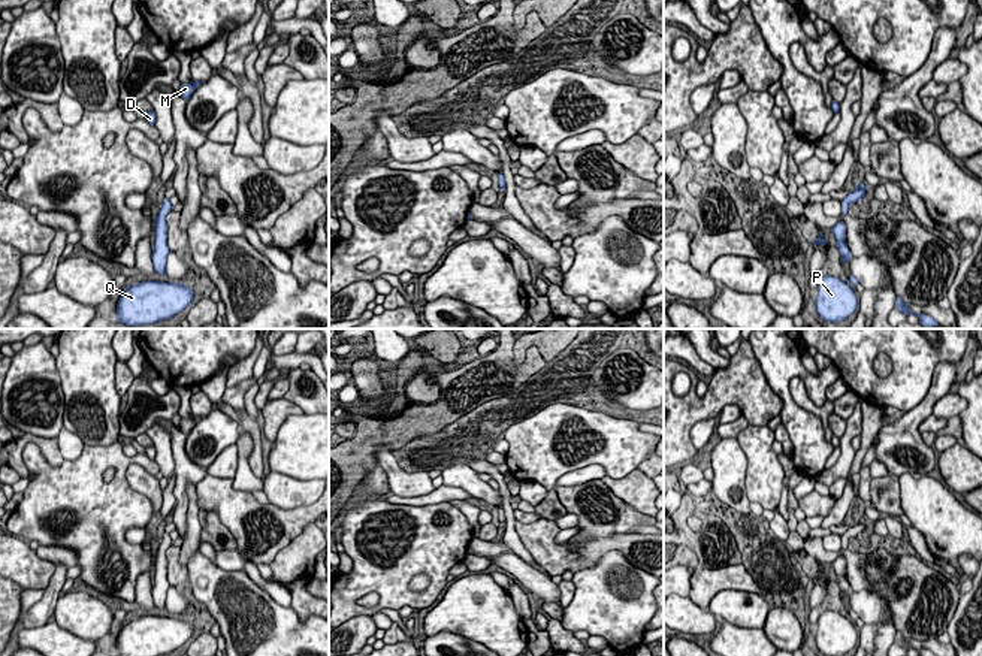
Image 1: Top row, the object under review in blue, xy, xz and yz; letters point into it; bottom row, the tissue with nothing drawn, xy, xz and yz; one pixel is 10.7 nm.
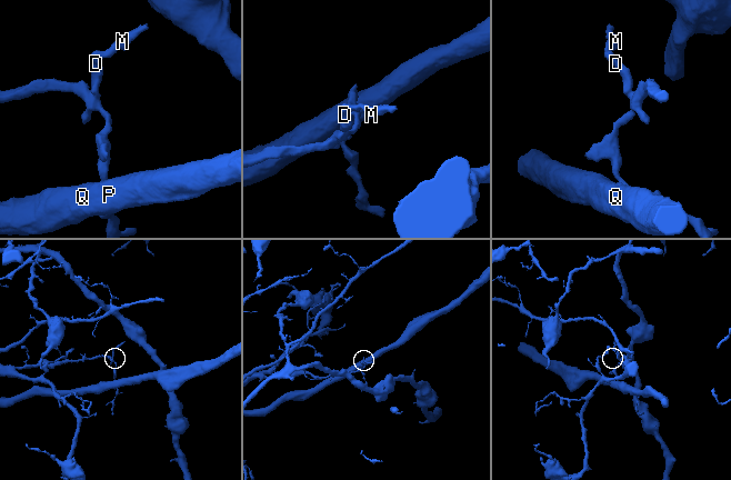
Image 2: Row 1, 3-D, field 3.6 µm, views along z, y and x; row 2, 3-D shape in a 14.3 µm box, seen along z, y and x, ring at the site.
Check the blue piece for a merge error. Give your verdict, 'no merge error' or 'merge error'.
merge error

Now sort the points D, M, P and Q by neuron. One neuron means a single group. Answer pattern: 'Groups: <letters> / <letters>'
Groups: D M / P Q

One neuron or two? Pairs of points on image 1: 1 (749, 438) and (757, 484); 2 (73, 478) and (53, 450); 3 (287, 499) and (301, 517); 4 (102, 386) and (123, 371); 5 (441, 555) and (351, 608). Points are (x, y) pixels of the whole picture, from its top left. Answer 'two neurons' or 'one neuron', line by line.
1: one neuron
2: two neurons
3: two neurons
4: two neurons
5: one neuron

